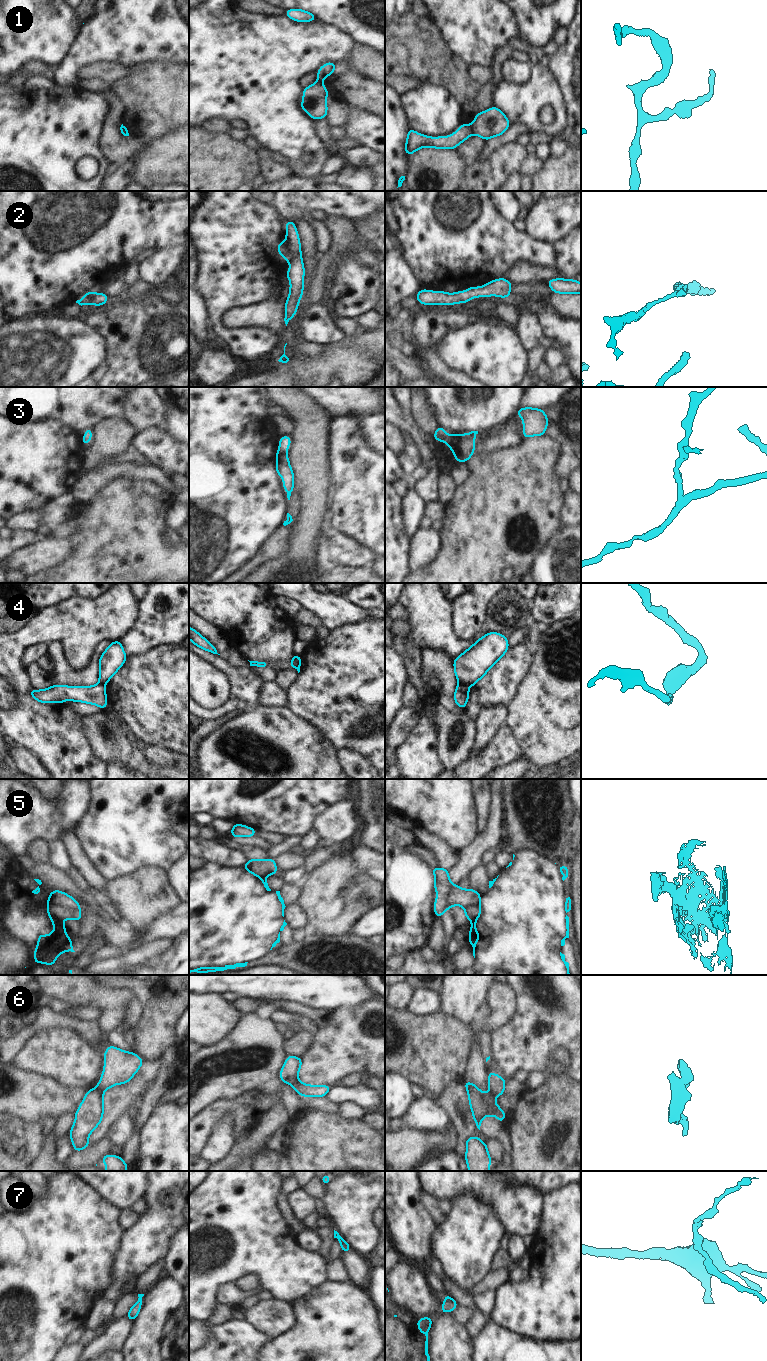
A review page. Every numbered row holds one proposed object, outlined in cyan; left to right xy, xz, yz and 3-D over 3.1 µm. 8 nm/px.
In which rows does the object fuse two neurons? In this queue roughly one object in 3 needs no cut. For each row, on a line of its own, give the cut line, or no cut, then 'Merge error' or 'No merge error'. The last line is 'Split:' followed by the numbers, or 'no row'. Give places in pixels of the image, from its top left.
1: Split along yz (470, 125), (473, 133). Merge error
2: Split along xz (283, 243), (291, 255), (290, 261). Merge error
3: Split along xz (279, 448), (285, 451). Merge error
4: Split along yz (458, 683), (467, 686). Merge error
5: Split along xz (244, 867), (250, 867), (257, 875), (264, 877). Merge error
6: Split along xy (96, 1086), (102, 1093). Merge error
7: No split. No merge error
Split: 1, 2, 3, 4, 5, 6

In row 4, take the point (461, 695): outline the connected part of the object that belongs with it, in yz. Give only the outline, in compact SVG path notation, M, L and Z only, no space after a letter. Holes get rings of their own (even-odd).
M458 684L454 692L454 701L461 708L464 709L469 699L469 687Z

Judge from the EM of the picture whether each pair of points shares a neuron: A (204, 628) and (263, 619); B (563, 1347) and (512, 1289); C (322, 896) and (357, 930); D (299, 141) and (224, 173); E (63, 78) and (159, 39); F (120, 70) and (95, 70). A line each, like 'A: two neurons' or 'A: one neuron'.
A: two neurons
B: two neurons
C: two neurons
D: two neurons
E: one neuron
F: one neuron

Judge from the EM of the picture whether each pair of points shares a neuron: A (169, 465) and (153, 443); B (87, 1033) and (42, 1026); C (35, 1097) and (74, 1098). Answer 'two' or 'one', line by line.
A: one
B: one
C: one

